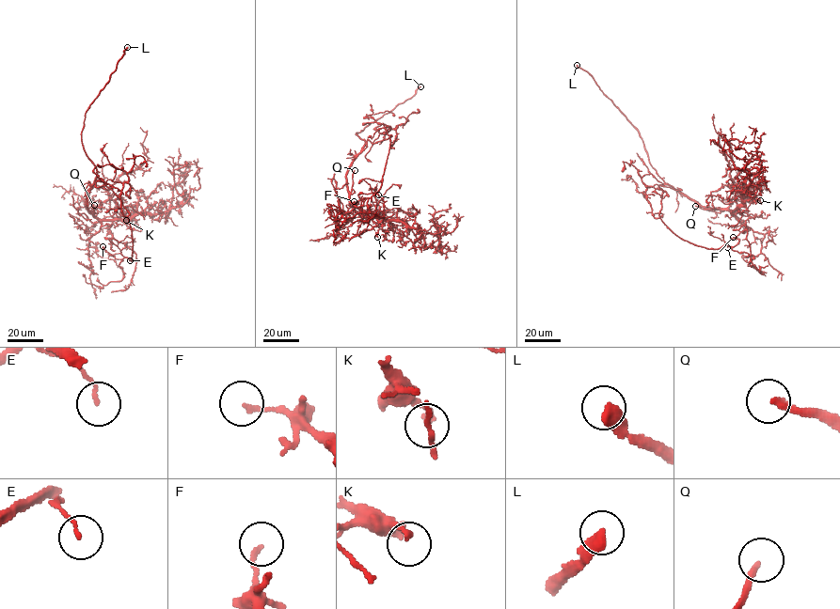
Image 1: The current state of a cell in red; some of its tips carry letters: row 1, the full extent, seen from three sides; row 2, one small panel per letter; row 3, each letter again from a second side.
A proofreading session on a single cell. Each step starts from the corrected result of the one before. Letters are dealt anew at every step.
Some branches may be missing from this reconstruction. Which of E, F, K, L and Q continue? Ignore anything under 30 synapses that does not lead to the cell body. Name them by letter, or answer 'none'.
L, Q

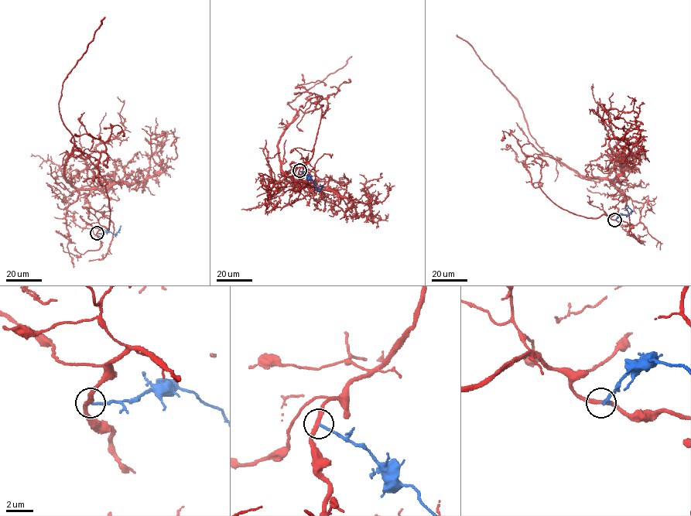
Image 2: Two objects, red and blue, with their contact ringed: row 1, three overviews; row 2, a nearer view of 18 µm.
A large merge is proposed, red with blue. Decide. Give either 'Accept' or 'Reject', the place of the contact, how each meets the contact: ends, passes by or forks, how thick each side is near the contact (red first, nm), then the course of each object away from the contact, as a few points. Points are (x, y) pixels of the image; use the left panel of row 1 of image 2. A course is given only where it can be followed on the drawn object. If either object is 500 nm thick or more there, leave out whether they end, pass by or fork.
Reject. Place: (97, 233). At the ring red passes by. At the ring blue ends. Thickness 320 nm (red) against 170 nm. Course of red: (97, 233), (108, 230), (107, 181), (76, 148), (64, 166), (77, 188), (141, 182), (161, 141), (155, 117). Course of blue: (97, 233), (110, 231), (115, 235), (118, 230)

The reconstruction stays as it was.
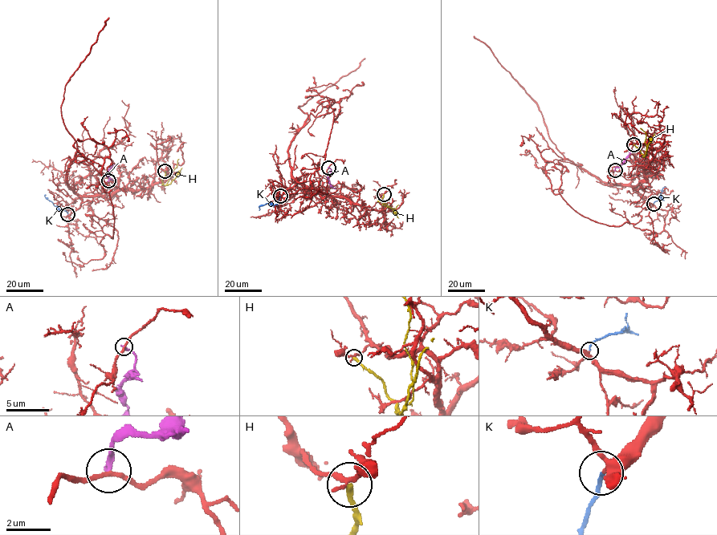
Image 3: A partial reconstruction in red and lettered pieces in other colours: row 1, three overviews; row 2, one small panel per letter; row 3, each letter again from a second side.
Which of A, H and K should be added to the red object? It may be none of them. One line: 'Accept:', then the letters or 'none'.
Accept: K

